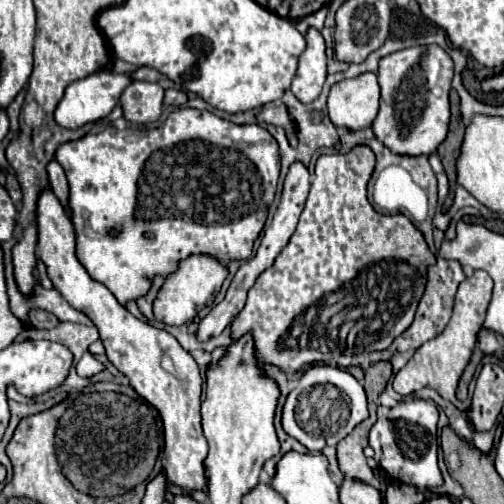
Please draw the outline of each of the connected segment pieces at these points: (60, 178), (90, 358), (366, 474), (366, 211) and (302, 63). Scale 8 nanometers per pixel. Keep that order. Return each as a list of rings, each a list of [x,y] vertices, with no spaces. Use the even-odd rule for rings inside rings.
[[[58,161],[48,163],[48,175],[50,175],[50,183],[52,183],[52,191],[58,197],[58,201],[62,203],[62,207],[66,209],[66,213],[72,217],[70,207],[68,207],[68,179],[64,175],[64,169],[60,167]]]
[[[85,352],[76,365],[78,375],[84,378],[90,378],[104,369],[104,365],[89,352]]]
[[[352,431],[346,439],[342,439],[338,443],[338,463],[340,463],[340,471],[344,473],[344,477],[348,479],[356,479],[362,483],[372,483],[374,475],[372,469],[366,463],[366,457],[362,453],[362,441],[358,431]]]
[[[354,147],[350,153],[346,155],[320,155],[318,161],[316,161],[316,177],[312,181],[312,189],[310,189],[310,195],[308,195],[308,201],[306,201],[306,207],[300,215],[300,221],[298,221],[298,227],[292,235],[292,239],[288,241],[288,245],[282,249],[282,253],[276,257],[274,265],[268,267],[254,283],[254,287],[248,291],[248,301],[244,305],[244,309],[238,313],[238,317],[232,321],[232,337],[238,339],[242,337],[244,333],[254,333],[254,343],[256,343],[256,353],[258,353],[258,359],[264,361],[264,363],[270,363],[270,365],[276,365],[284,371],[300,371],[302,367],[306,365],[312,365],[312,363],[322,363],[322,365],[332,365],[332,361],[336,361],[344,349],[348,349],[348,353],[370,353],[370,351],[382,351],[386,347],[392,345],[392,341],[404,333],[410,325],[412,325],[412,319],[414,319],[414,313],[416,313],[416,307],[418,307],[418,301],[424,293],[424,287],[426,287],[426,269],[428,265],[432,265],[436,261],[436,257],[432,255],[432,251],[428,249],[422,233],[408,221],[408,217],[404,215],[382,215],[378,211],[372,209],[372,205],[368,203],[366,199],[366,185],[368,185],[368,179],[374,171],[374,153],[368,149],[368,147]],[[312,309],[312,331],[304,331],[304,315]],[[344,309],[344,329],[326,329],[326,323]]]
[[[310,29],[306,33],[306,51],[298,59],[298,71],[292,81],[292,93],[302,102],[311,103],[320,93],[326,81],[326,53],[320,31]]]

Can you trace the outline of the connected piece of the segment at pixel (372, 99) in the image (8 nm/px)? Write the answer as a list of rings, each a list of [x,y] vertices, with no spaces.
[[[374,73],[344,79],[336,83],[328,95],[330,121],[336,127],[348,127],[352,131],[370,127],[378,113],[378,99],[380,87]]]

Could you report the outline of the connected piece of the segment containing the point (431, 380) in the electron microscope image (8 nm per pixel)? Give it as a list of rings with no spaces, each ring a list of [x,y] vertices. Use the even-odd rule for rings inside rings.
[[[474,271],[470,277],[466,277],[466,281],[458,287],[456,293],[456,303],[454,303],[454,313],[450,323],[446,325],[446,329],[434,337],[432,341],[424,343],[414,357],[396,373],[394,377],[394,391],[400,395],[410,395],[422,387],[432,387],[436,389],[444,399],[448,399],[454,405],[460,405],[460,401],[456,399],[456,387],[460,381],[460,375],[464,373],[464,367],[468,365],[476,339],[478,339],[478,331],[482,329],[484,323],[484,315],[492,297],[492,277],[486,271]]]

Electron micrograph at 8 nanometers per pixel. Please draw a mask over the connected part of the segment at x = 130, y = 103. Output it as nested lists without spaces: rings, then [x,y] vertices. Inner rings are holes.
[[[132,81],[120,97],[124,117],[130,123],[152,123],[162,115],[164,89],[158,83]]]

